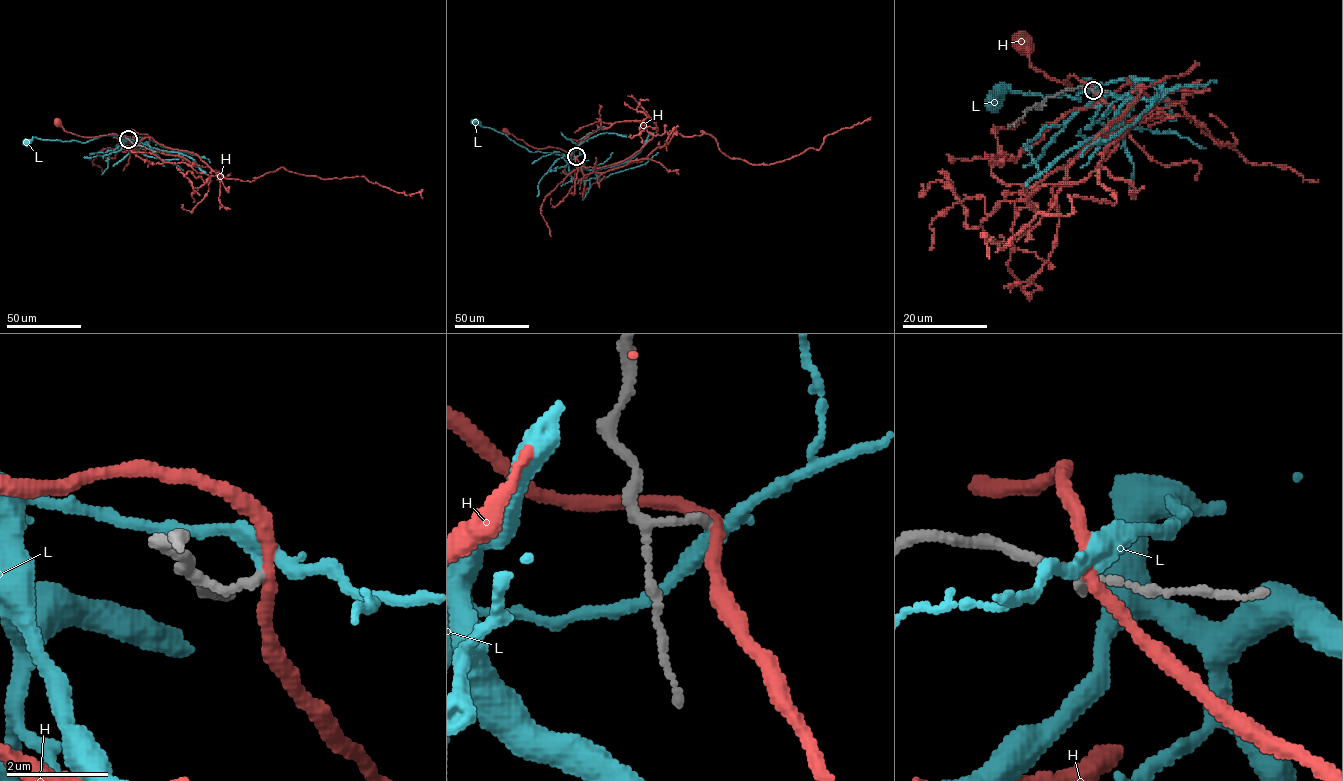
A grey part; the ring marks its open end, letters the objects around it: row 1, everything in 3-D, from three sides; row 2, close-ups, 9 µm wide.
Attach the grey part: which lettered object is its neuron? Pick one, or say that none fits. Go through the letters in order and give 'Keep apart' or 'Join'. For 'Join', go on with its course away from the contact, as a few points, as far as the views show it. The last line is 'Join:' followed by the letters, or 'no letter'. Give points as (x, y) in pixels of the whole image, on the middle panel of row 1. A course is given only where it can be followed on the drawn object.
H: Keep apart
L: Join. Its course: (576, 157), (570, 159), (549, 152), (528, 151), (505, 134), (474, 121)
Join: L

